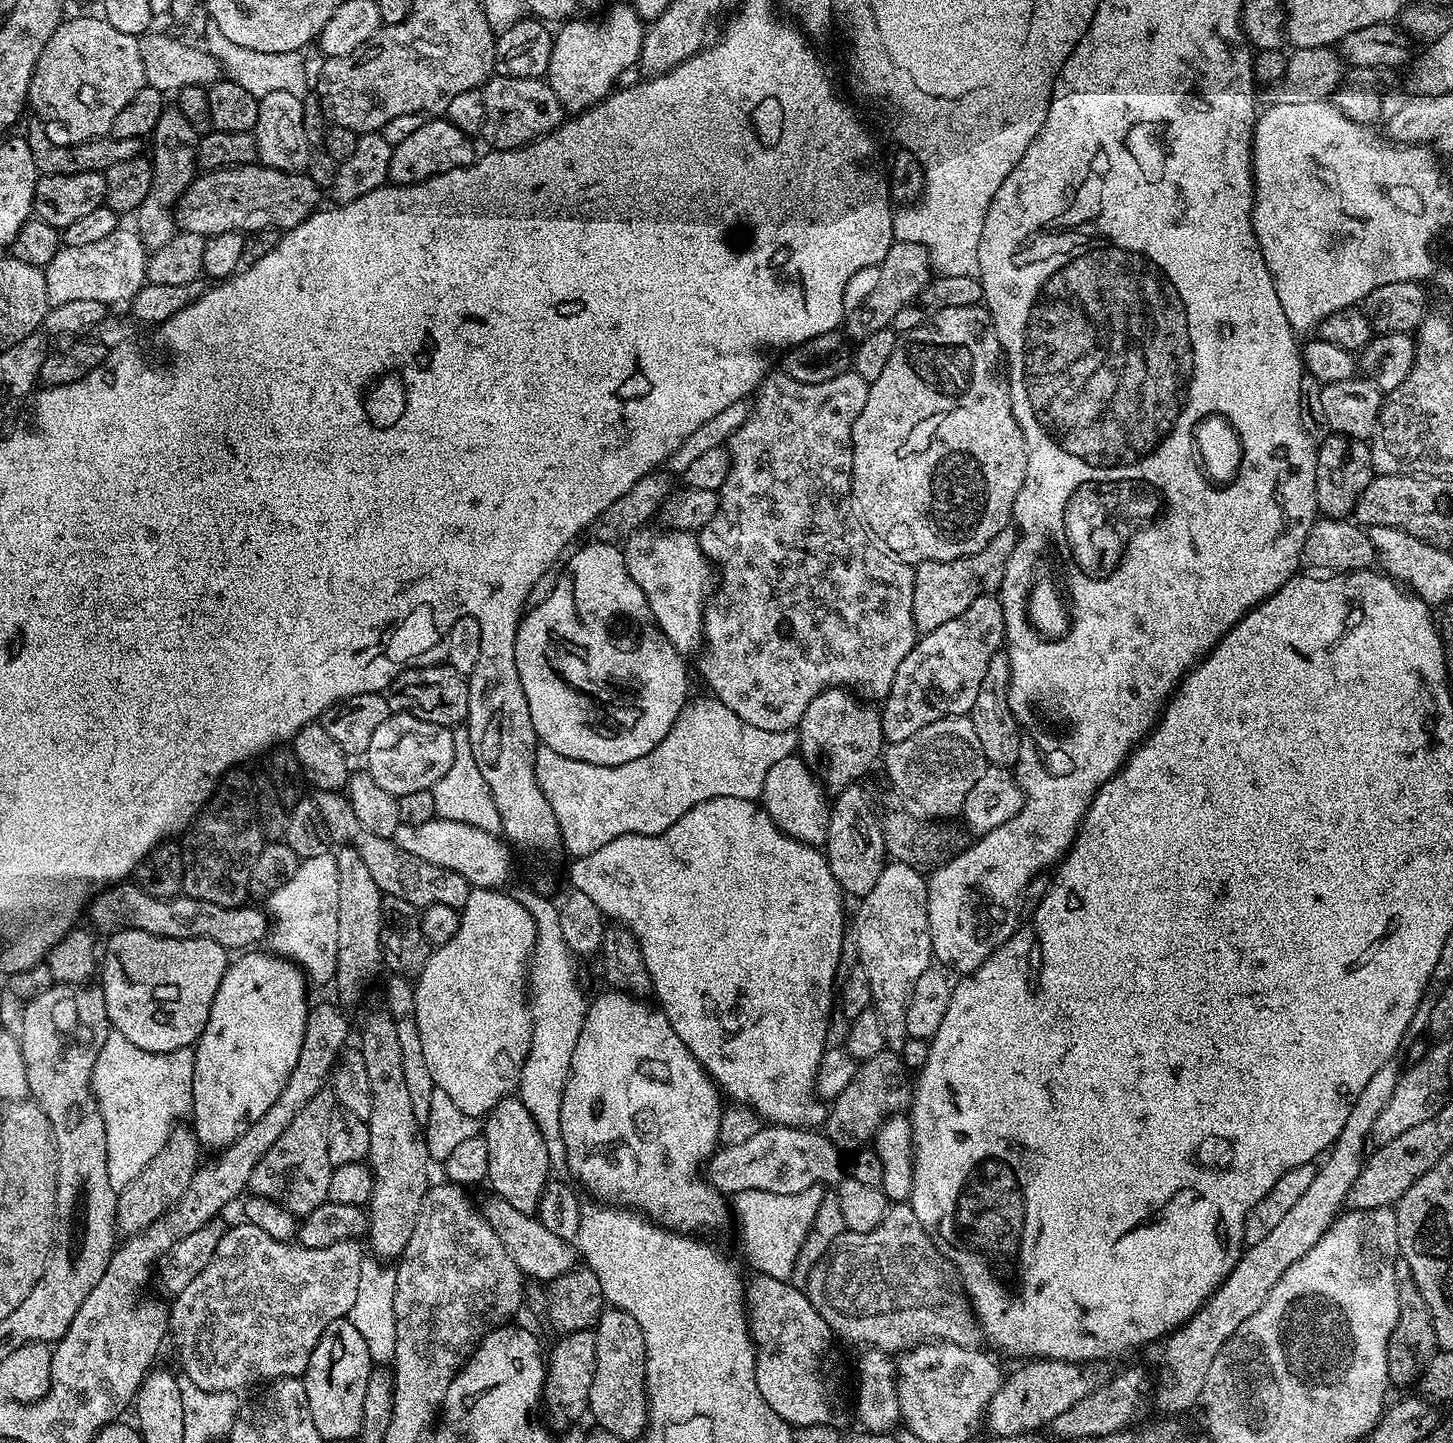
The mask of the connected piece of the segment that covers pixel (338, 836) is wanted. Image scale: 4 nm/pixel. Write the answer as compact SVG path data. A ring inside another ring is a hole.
M317 791L314 799L318 806L318 814L322 814L322 822L326 822L329 837L335 843L337 840L337 845L351 846L358 850L362 862L366 862L370 875L374 877L374 882L378 882L380 891L385 897L410 902L418 910L435 904L463 909L473 887L462 874L406 853L401 846L395 844L392 838L370 834L370 830L366 830L362 822L358 822L354 814L354 806L343 791Z

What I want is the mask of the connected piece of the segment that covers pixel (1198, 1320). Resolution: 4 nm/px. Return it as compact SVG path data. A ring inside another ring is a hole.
M1392 1062L1384 1064L1378 1070L1378 1074L1374 1074L1374 1078L1370 1078L1370 1082L1366 1082L1366 1090L1362 1090L1362 1094L1358 1094L1358 1098L1350 1110L1350 1118L1346 1118L1346 1126L1342 1126L1342 1134L1338 1134L1336 1143L1323 1157L1324 1165L1321 1163L1317 1167L1314 1182L1310 1182L1310 1187L1307 1188L1306 1194L1302 1194L1302 1199L1279 1220L1278 1226L1274 1226L1274 1230L1270 1230L1270 1234L1266 1234L1266 1238L1262 1238L1262 1242L1254 1242L1245 1247L1244 1251L1240 1253L1240 1261L1236 1263L1232 1273L1213 1292L1209 1300L1182 1327L1177 1328L1167 1337L1163 1347L1165 1346L1164 1364L1168 1369L1161 1374L1160 1384L1158 1380L1154 1388L1154 1404L1156 1400L1157 1406L1164 1411L1164 1414L1184 1412L1187 1408L1194 1407L1195 1404L1197 1407L1198 1401L1204 1395L1204 1383L1206 1382L1206 1373L1210 1370L1210 1362L1214 1362L1218 1350L1222 1350L1222 1346L1226 1346L1226 1342L1234 1334L1234 1330L1238 1330L1238 1326L1242 1326L1242 1322L1246 1322L1246 1318L1250 1318L1250 1314L1258 1314L1262 1302L1266 1302L1270 1290L1274 1290L1274 1282L1278 1282L1278 1278L1298 1258L1302 1258L1302 1254L1306 1254L1306 1250L1310 1250L1310 1246L1314 1246L1314 1242L1318 1242L1318 1238L1322 1238L1322 1234L1333 1220L1341 1215L1366 1156L1364 1147L1368 1144L1367 1136L1373 1135L1378 1114L1384 1109L1386 1102L1390 1102L1396 1084L1401 1078L1401 1069L1399 1067L1396 1069L1394 1065L1395 1063Z

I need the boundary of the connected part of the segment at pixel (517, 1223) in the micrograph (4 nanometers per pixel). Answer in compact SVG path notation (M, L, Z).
M495 1194L489 1195L489 1197L489 1200L482 1204L484 1216L490 1222L490 1226L494 1226L494 1230L498 1234L498 1238L502 1238L502 1244L506 1246L510 1258L514 1258L514 1262L525 1277L533 1276L536 1280L551 1282L554 1278L577 1267L578 1252L569 1241L558 1238L558 1234L546 1230L546 1226L542 1226L542 1222L535 1215L528 1215L514 1209L510 1203Z

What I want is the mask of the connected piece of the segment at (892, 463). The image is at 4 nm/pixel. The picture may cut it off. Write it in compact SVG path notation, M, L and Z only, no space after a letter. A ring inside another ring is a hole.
M975 304L947 308L935 313L922 326L903 333L897 339L894 354L890 354L890 362L886 362L882 374L878 374L878 378L869 383L866 406L862 406L862 414L858 414L858 422L854 422L852 431L852 498L862 509L865 525L879 537L883 547L899 556L905 564L913 566L924 560L953 560L981 552L994 538L994 534L1013 523L1014 502L1018 498L1018 490L1022 490L1024 485L1027 465L1024 431L1014 418L1008 374L1002 363L1000 339L987 307Z

